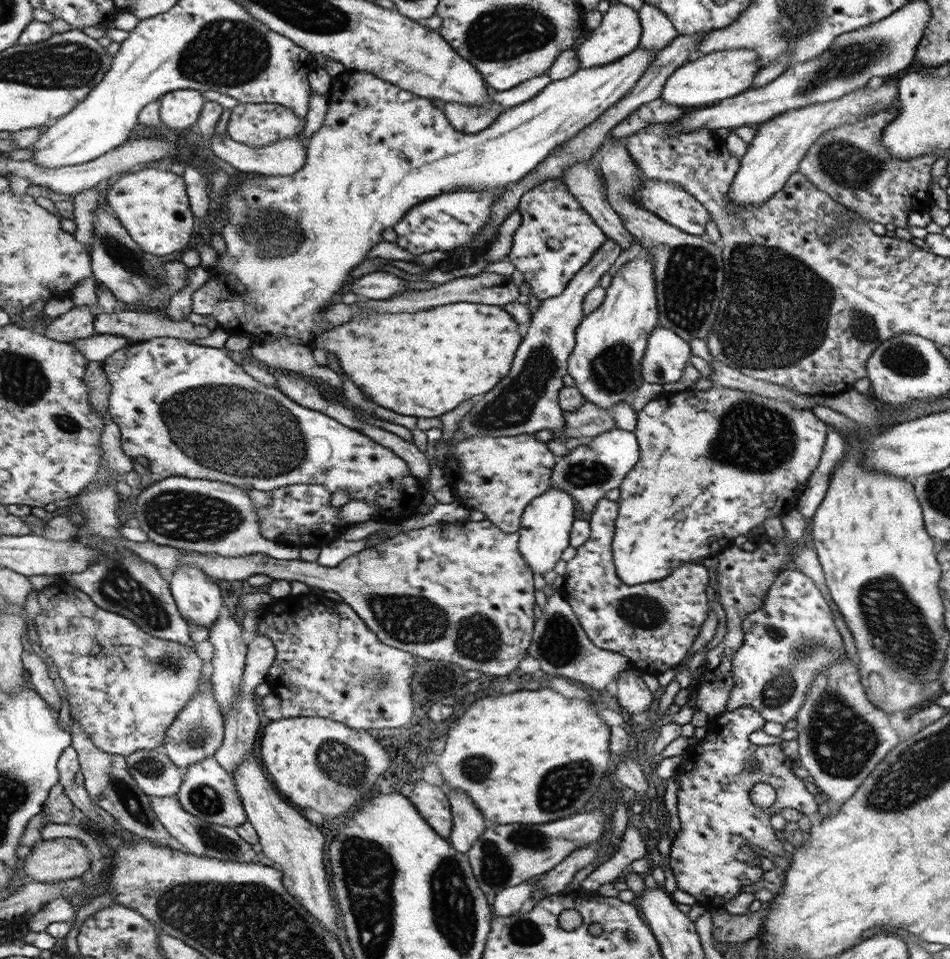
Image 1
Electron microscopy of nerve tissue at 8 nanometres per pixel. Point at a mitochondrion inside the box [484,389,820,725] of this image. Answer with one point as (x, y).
(752, 437)

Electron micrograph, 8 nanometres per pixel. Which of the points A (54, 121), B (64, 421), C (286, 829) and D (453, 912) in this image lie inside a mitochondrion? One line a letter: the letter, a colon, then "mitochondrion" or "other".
A: other
B: mitochondrion
C: other
D: mitochondrion

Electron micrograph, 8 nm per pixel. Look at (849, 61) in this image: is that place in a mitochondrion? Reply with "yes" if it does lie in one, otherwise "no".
yes

